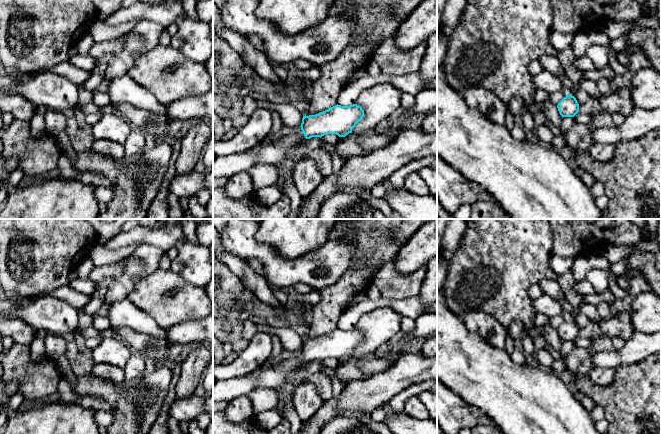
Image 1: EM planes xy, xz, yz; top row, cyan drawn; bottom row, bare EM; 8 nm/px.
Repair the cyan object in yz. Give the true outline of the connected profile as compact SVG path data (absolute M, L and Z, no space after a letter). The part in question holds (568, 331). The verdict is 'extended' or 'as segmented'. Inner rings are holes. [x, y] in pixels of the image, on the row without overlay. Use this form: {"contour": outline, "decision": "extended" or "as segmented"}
{"contour": "M567 318L557 329L562 341L574 341L579 336L579 328L576 322Z", "decision": "as segmented"}

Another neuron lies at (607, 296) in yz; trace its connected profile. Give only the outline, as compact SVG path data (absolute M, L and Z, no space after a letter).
M608 288L605 292L601 294L592 294L592 295L586 295L582 296L582 301L592 304L592 305L598 305L601 302L615 302L617 298L612 294L611 290Z

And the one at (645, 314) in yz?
M647 291L635 297L630 312L635 332L661 332L661 297Z

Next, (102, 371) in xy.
M104 363L94 364L90 376L97 377L102 380L108 380L115 384L126 383L123 368Z

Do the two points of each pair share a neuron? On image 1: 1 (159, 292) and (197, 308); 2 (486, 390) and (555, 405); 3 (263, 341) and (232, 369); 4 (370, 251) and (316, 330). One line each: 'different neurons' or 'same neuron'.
1: same neuron
2: same neuron
3: same neuron
4: same neuron

